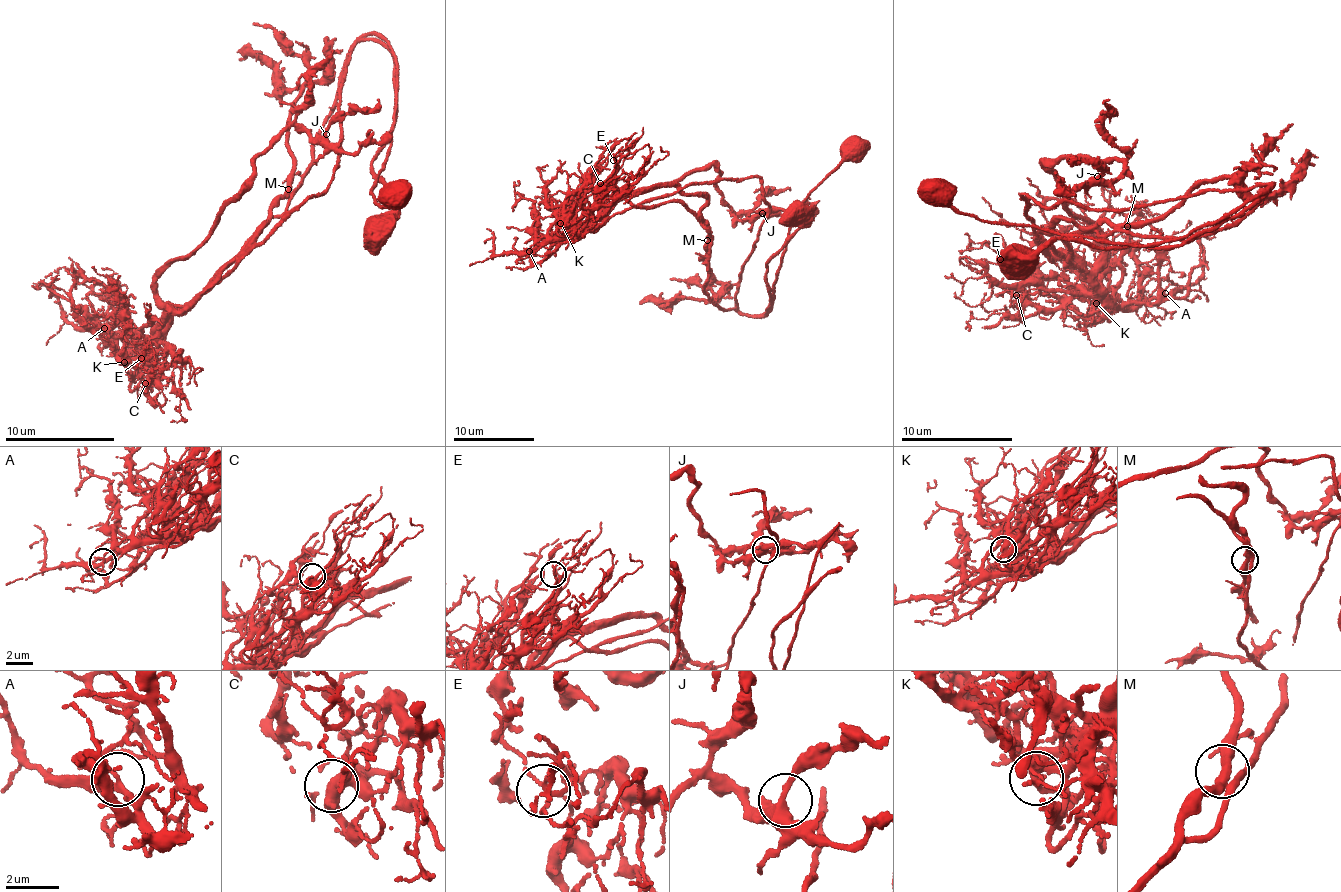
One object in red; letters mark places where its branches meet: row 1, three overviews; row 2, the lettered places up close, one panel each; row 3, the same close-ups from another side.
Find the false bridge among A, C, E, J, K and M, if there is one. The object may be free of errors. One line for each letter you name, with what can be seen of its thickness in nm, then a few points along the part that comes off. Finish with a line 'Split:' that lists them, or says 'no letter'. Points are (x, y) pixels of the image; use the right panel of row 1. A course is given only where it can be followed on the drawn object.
K: calibre 320 nm; course (1095, 303), (1024, 195), (1117, 212), (1273, 183), (1145, 246), (982, 221), (927, 182)
Split: K

